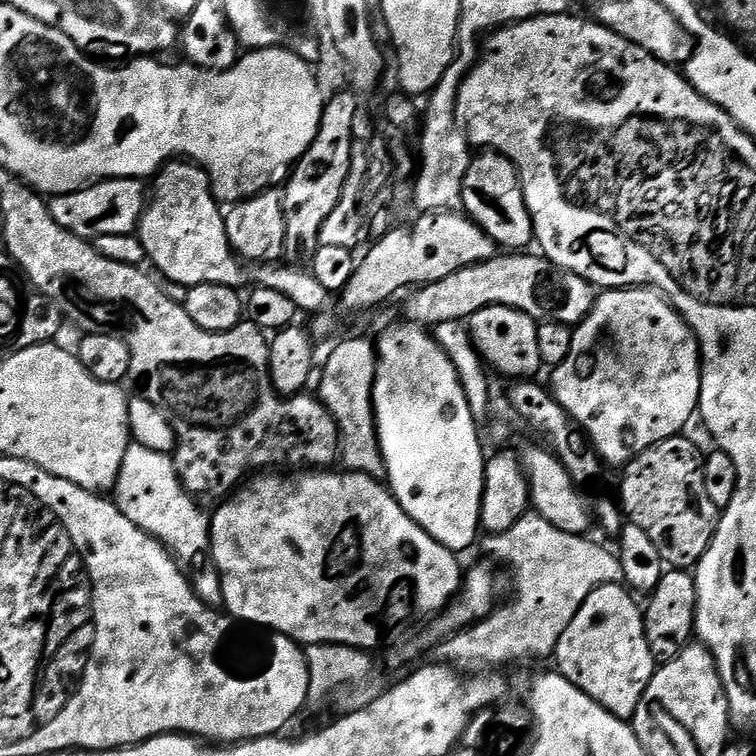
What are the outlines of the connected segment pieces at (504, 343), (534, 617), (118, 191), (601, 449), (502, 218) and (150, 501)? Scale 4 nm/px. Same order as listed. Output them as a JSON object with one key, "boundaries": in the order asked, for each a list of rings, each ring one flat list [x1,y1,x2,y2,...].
{"boundaries":[[[489,304,478,310,467,321,469,332,472,333,472,343,480,353,489,369,501,372,508,378,532,378,536,371,542,368,538,354,537,321,517,308,507,308,501,304]],[[518,523,510,530,483,537,485,550,493,552,497,561,505,560,516,571,516,597,509,604,501,603,493,608,485,620,439,645,439,659,443,663,478,674,482,668,502,664,506,660,518,660,522,656,551,657,566,626,574,614,578,614,588,595,598,586,619,584,624,580,619,555,613,549,611,552,587,540,587,535,552,534,547,544,544,540,536,540,535,534,524,527,523,523]],[[97,180,76,192,67,192,64,196,51,197,50,207,54,222,76,236,82,236,92,242,102,234,133,235,139,229,140,216,146,207,146,192,140,189,141,181]],[[633,286,631,288,614,288,604,290,597,295,592,308,584,316,579,324,575,325,572,333,572,341,570,342,570,354,566,354,566,358,551,369,552,384,550,383,550,391,572,417,573,421,582,429,583,435,587,437,593,448,596,450,597,457,605,465,617,464,623,466,629,464,636,455,642,450,646,450,650,446,654,446,658,442,662,442,671,436,681,435,685,431,684,427,691,422,692,416,697,415,700,407,700,343,696,341,696,336,689,328,688,323,680,317,680,313,668,297,661,294,657,289,651,286]],[[495,150,473,155,462,186,462,202,463,211,501,249,524,250,528,243,533,243,532,219,520,185,520,174,507,156]],[[129,443,126,458,122,458,122,470,118,470,114,503,118,511,134,522,136,528,160,541,171,552,202,602,213,606,223,605,222,582,212,557,209,513,204,513,196,505,199,504,197,497,185,490,176,469,176,461,169,453,146,450,146,446]]]}

